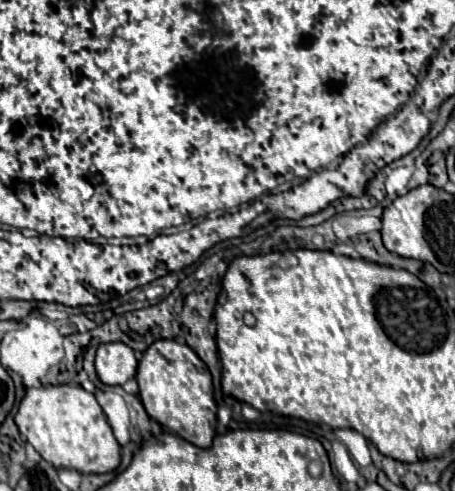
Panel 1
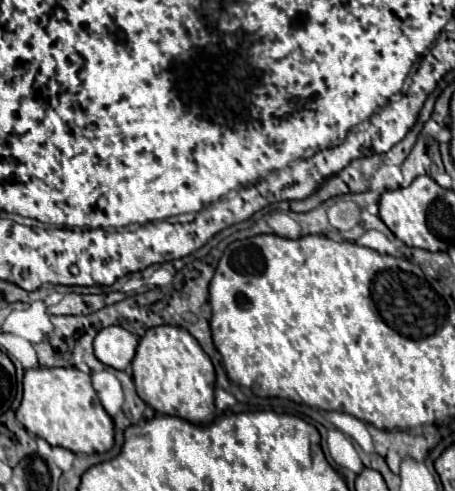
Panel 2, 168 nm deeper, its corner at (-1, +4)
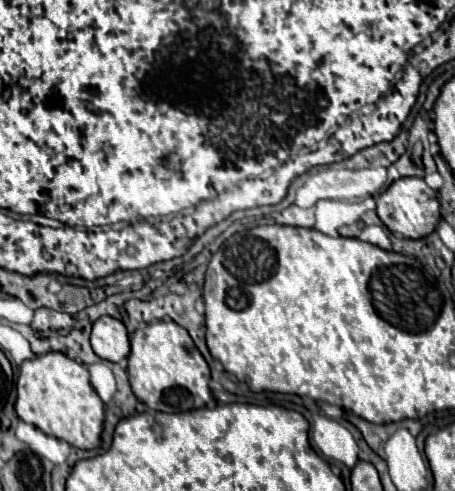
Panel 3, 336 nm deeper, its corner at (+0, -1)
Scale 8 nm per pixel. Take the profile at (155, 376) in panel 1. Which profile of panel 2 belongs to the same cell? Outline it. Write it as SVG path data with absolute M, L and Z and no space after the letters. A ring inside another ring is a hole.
M172 325L148 329L140 339L132 369L140 399L154 411L188 419L188 423L210 423L214 419L214 367L198 341L186 329Z

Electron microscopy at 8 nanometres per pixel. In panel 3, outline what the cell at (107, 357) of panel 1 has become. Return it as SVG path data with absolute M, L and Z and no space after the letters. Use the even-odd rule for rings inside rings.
M101 316L91 330L91 346L99 358L119 362L129 356L127 328L113 316Z

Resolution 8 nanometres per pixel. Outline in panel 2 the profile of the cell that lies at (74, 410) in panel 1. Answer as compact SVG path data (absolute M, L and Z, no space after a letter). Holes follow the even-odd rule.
M30 369L24 373L24 397L16 411L26 431L44 439L52 447L64 447L72 453L106 453L114 447L114 423L104 411L90 375L70 369Z

